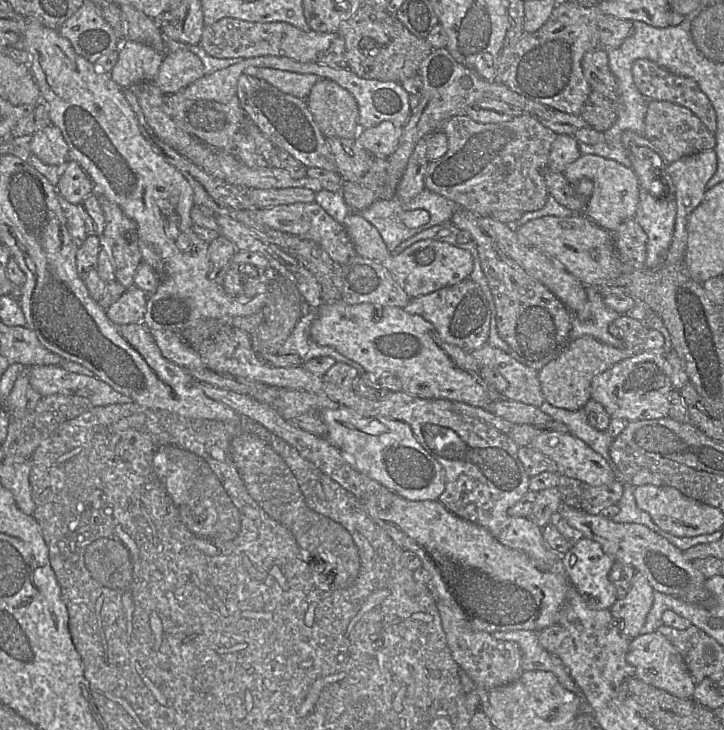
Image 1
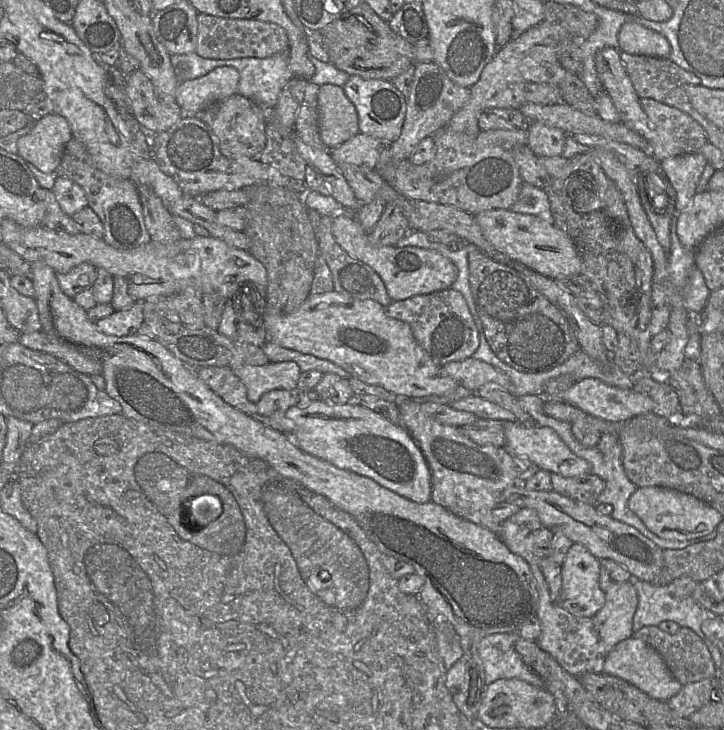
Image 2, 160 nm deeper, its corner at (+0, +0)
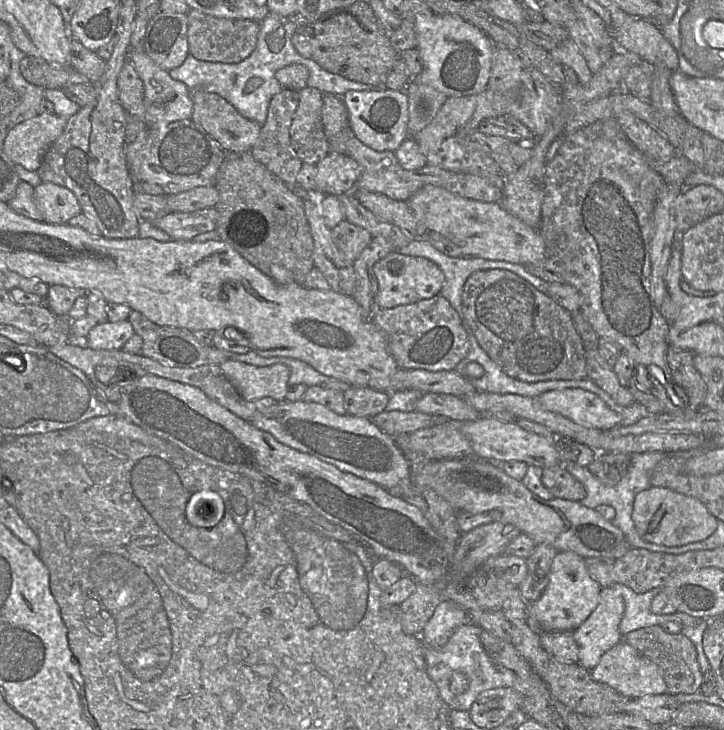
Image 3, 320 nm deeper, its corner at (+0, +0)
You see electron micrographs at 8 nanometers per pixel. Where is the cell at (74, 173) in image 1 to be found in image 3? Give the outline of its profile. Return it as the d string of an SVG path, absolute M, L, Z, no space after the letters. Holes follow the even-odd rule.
M42 182L34 188L33 196L44 221L50 224L67 224L82 212L75 194L58 184Z

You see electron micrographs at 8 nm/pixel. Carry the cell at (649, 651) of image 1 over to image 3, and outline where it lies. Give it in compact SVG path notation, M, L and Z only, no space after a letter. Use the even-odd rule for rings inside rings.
M621 642L602 655L597 666L591 670L591 676L594 681L609 685L629 699L667 694L667 686L658 666L632 646Z

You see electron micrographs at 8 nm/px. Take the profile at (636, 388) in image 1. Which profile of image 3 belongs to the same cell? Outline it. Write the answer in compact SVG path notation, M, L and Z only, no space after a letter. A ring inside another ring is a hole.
M582 388L551 390L532 398L541 409L559 413L585 427L611 430L620 426L620 416L596 394Z

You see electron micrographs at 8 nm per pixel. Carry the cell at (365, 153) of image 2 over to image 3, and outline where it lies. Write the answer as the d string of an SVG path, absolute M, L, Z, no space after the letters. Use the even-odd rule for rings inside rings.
M329 152L316 164L315 191L321 196L354 193L360 175L361 168L355 160Z

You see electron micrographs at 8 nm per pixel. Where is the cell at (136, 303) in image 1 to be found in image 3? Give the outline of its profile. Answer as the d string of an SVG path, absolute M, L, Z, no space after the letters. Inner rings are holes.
M128 319L98 322L89 331L85 346L92 349L120 350L134 333L134 328Z

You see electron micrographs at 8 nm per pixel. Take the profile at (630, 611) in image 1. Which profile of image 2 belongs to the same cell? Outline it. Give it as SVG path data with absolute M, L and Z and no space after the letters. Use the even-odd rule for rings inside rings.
M631 581L605 592L604 606L592 618L601 654L606 656L618 643L633 636L637 605L638 594Z

